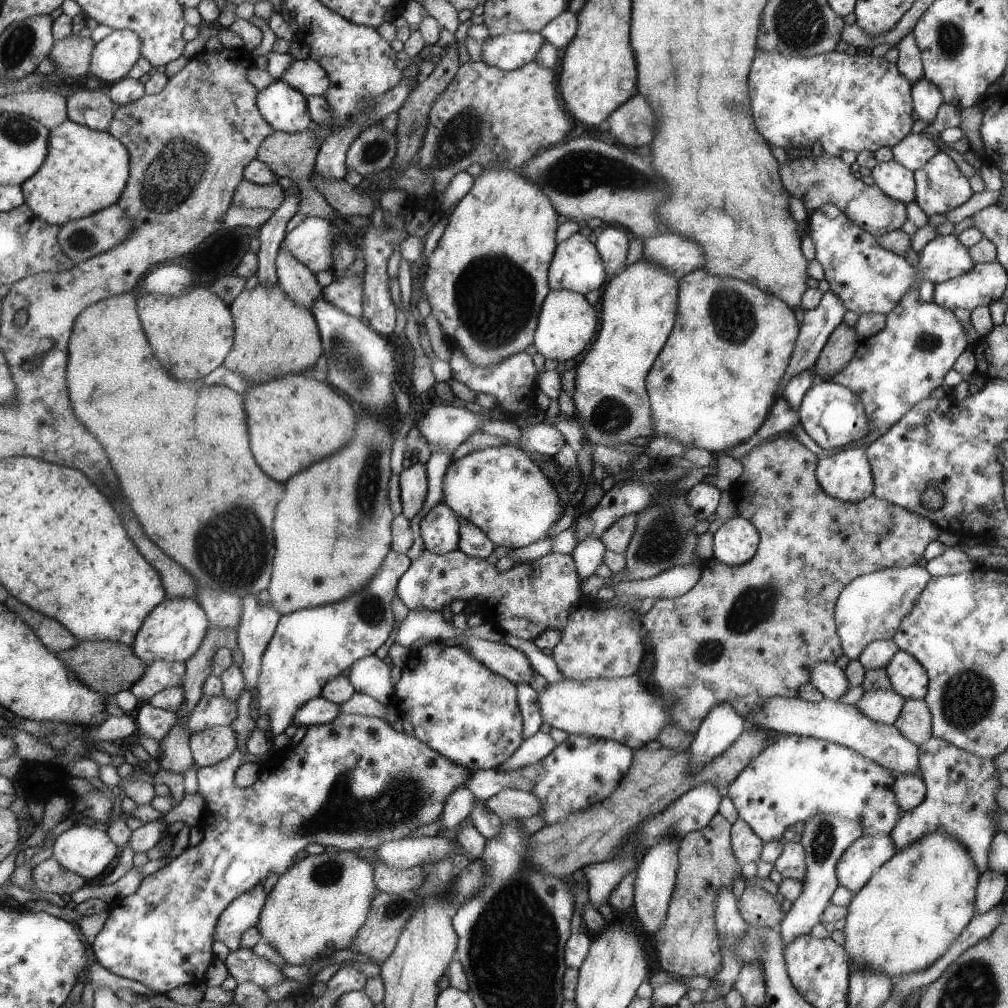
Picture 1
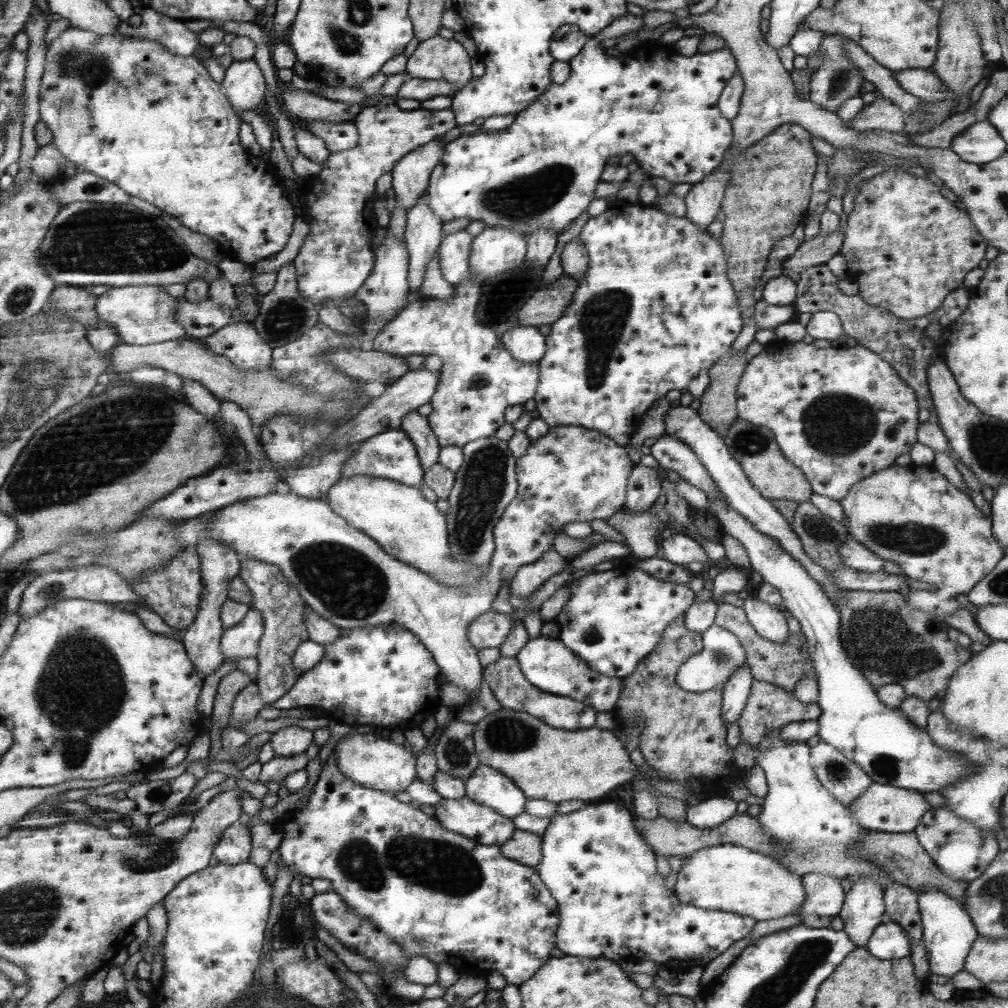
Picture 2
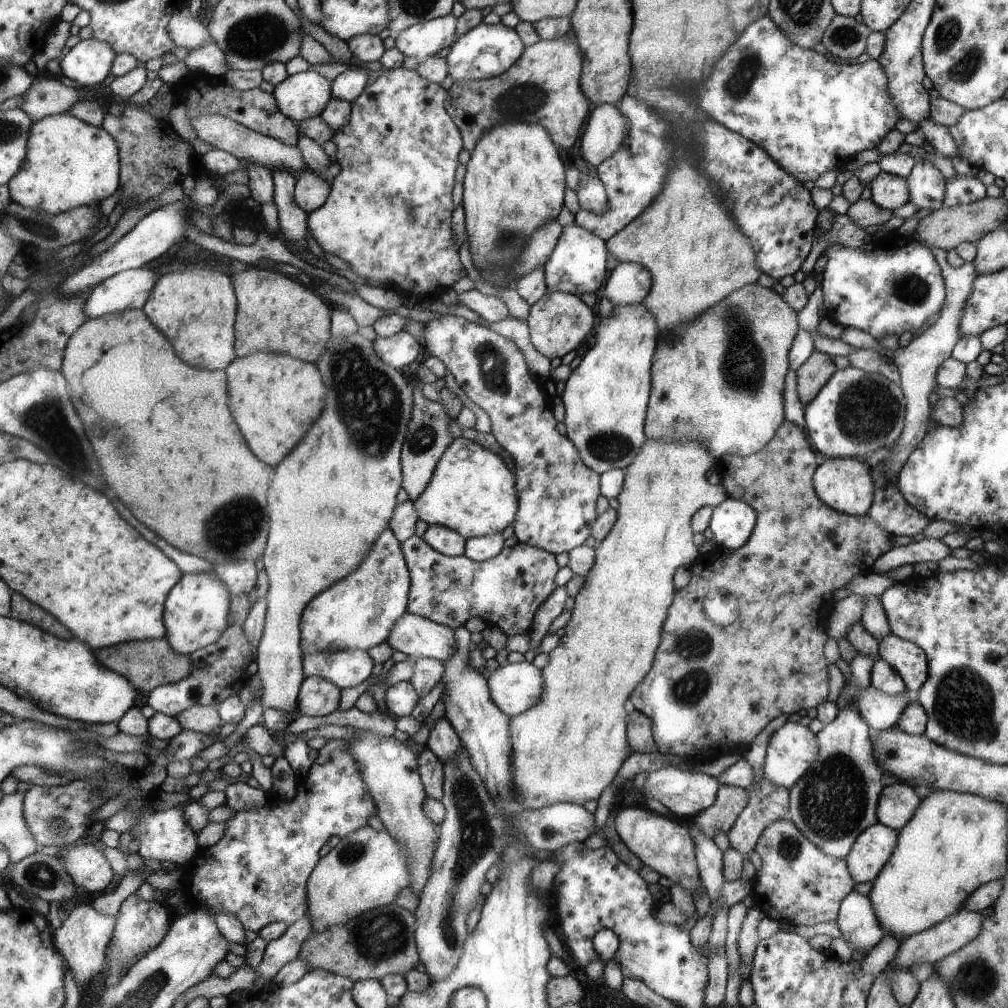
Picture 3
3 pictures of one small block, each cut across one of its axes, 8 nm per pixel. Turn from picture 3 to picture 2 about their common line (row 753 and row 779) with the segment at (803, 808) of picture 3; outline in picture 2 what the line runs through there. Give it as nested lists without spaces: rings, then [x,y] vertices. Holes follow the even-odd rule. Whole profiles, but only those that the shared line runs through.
[[[820,739],[810,748],[810,761],[819,784],[843,805],[858,800],[873,783],[857,764]]]

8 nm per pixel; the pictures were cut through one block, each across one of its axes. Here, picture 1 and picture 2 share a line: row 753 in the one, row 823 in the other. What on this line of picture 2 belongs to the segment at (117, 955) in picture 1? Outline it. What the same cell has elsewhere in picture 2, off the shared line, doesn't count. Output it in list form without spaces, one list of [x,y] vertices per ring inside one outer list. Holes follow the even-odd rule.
[[[334,752],[323,764],[318,780],[312,789],[313,793],[307,798],[307,802],[301,806],[301,809],[295,808],[277,820],[276,825],[282,831],[281,842],[276,849],[279,859],[289,867],[291,872],[296,871],[299,875],[309,876],[311,879],[329,880],[331,890],[346,902],[347,907],[353,909],[357,915],[367,917],[375,928],[390,936],[402,948],[405,957],[424,956],[435,965],[441,964],[441,959],[445,958],[445,963],[456,967],[456,970],[462,975],[480,975],[485,978],[490,972],[496,971],[503,976],[505,984],[517,986],[530,979],[535,971],[551,958],[551,950],[558,947],[555,931],[558,930],[560,914],[557,911],[557,902],[550,896],[550,890],[543,885],[535,868],[504,857],[498,845],[475,844],[475,841],[469,840],[467,836],[443,829],[433,817],[423,814],[409,803],[397,801],[394,794],[375,791],[356,784],[339,770],[337,761],[334,760]],[[238,821],[233,822],[215,842],[213,856],[218,863],[233,865],[246,861],[251,849],[250,833]]]

